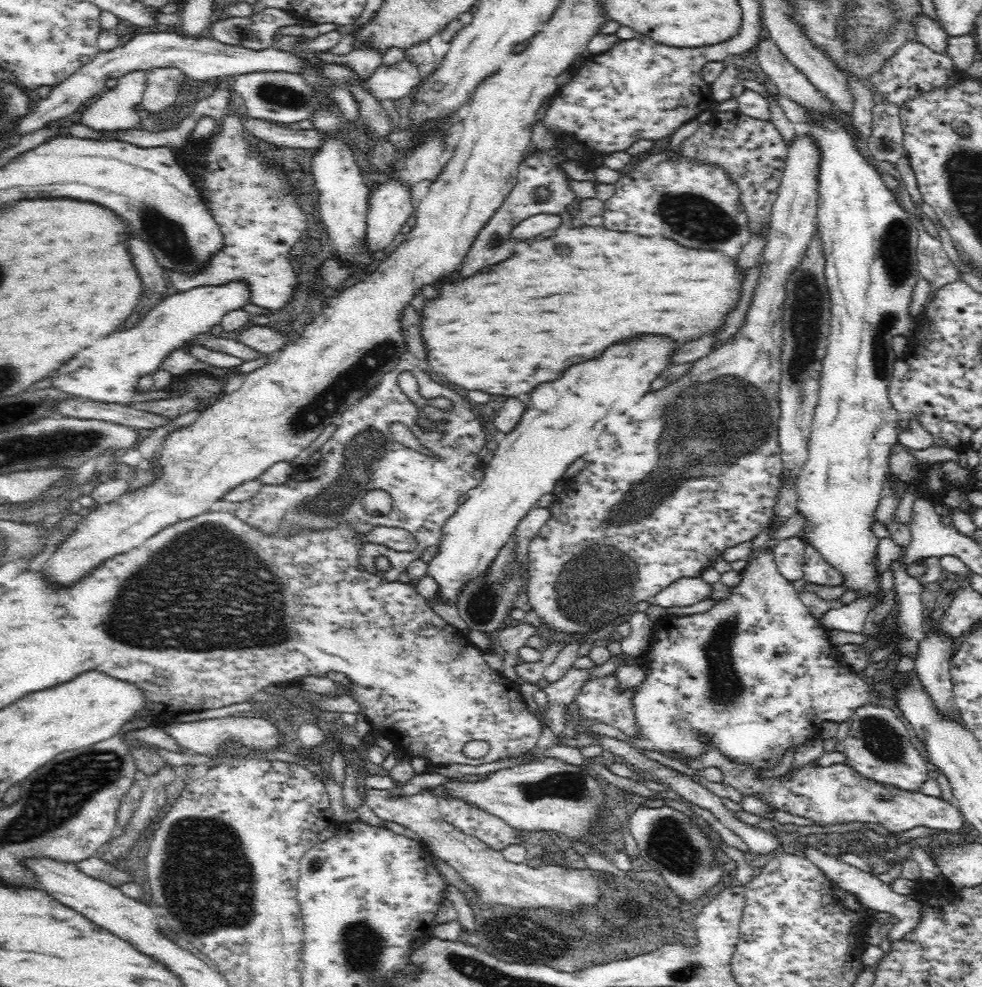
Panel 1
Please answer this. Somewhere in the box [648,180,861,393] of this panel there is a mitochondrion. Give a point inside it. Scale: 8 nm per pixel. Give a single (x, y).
(694, 217)

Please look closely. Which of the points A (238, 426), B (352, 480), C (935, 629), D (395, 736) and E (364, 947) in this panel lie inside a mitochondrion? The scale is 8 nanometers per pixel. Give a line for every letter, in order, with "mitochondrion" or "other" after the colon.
A: other
B: mitochondrion
C: other
D: other
E: mitochondrion

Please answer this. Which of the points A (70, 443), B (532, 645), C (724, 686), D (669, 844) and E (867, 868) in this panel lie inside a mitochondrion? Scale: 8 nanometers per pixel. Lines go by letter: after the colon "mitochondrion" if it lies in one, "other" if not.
A: mitochondrion
B: other
C: mitochondrion
D: mitochondrion
E: other

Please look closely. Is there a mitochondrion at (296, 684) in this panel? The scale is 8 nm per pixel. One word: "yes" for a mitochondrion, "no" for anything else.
no

